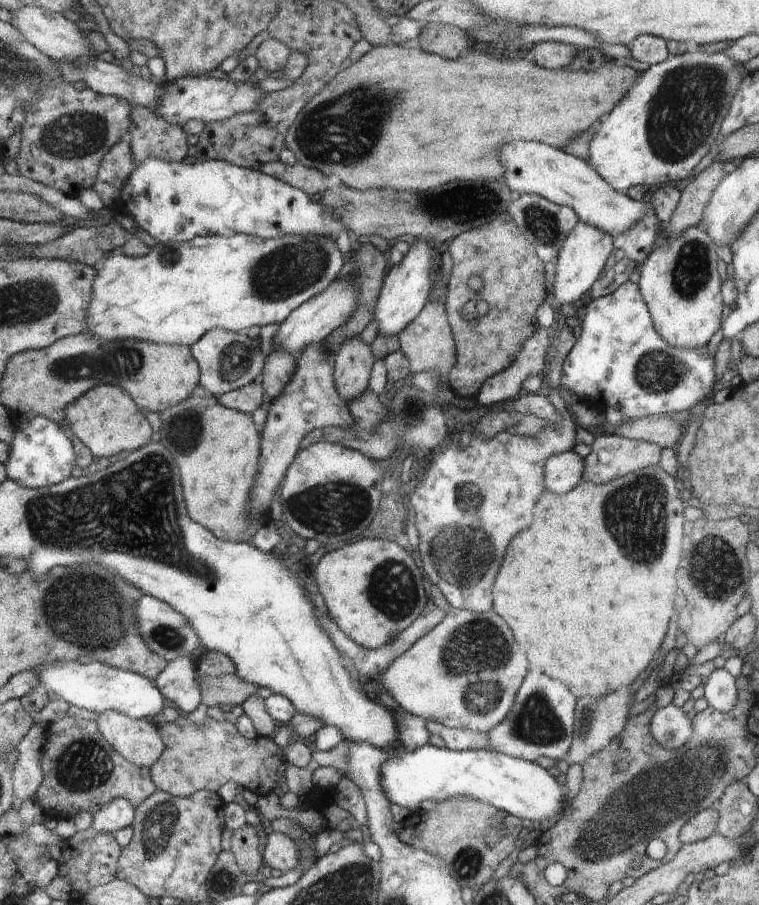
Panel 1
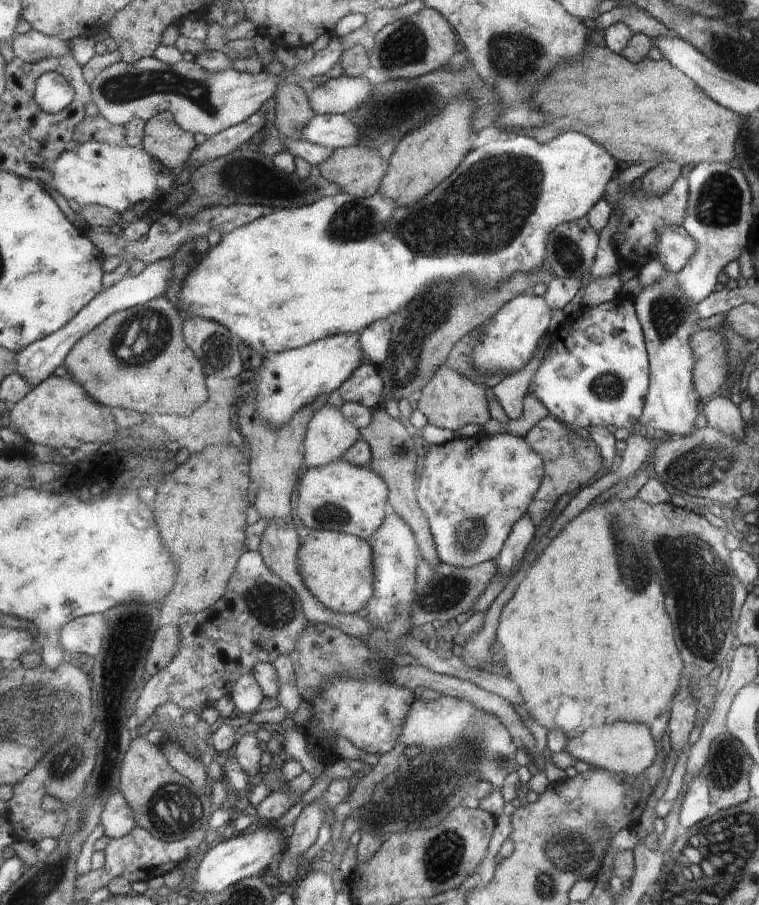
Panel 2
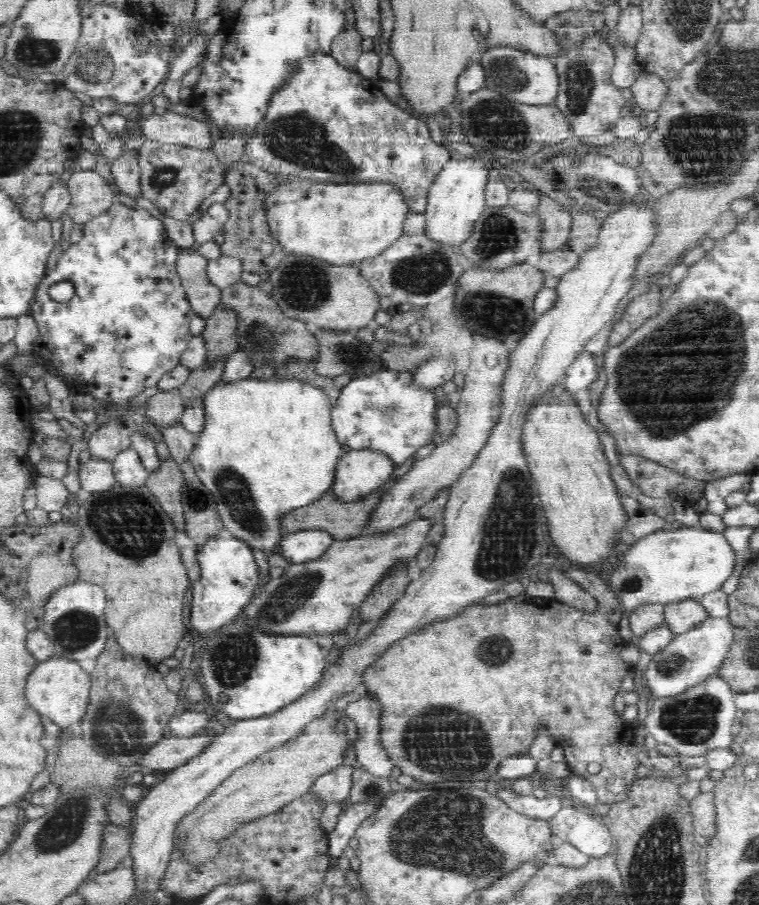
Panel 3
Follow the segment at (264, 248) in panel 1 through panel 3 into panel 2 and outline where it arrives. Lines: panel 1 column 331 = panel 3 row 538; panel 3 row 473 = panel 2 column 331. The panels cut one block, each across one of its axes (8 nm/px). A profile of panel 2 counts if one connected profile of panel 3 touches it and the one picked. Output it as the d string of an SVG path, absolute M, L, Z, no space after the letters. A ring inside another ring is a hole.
M566 132L562 136L546 144L538 144L536 139L526 136L510 134L502 140L492 140L486 146L480 146L470 152L466 162L458 166L458 174L450 174L442 186L436 186L434 194L426 196L426 202L418 202L418 206L406 206L398 208L389 197L379 192L368 197L356 197L343 191L336 196L328 196L316 200L308 206L294 209L273 209L268 215L262 215L253 222L239 227L236 231L224 237L223 242L211 248L208 256L192 270L190 277L183 284L183 290L178 298L178 306L185 318L203 317L216 320L229 327L248 349L255 353L277 353L285 349L296 349L306 344L335 335L360 334L374 322L391 320L396 314L401 313L412 298L416 298L422 290L428 286L440 284L440 282L454 282L462 278L473 281L478 289L484 291L487 287L496 287L506 283L515 273L534 273L548 267L548 237L558 226L568 222L588 217L590 210L602 198L605 197L608 188L608 180L612 178L616 168L616 162L612 153L605 150L601 144L594 143L590 138L578 134L578 132Z

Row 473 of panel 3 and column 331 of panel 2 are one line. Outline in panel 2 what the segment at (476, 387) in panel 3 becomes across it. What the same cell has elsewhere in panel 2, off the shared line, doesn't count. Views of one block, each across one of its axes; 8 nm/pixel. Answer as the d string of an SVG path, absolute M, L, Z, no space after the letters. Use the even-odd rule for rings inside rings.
M326 404L314 414L306 434L306 469L321 468L341 461L359 438L360 430L344 418L340 409Z

